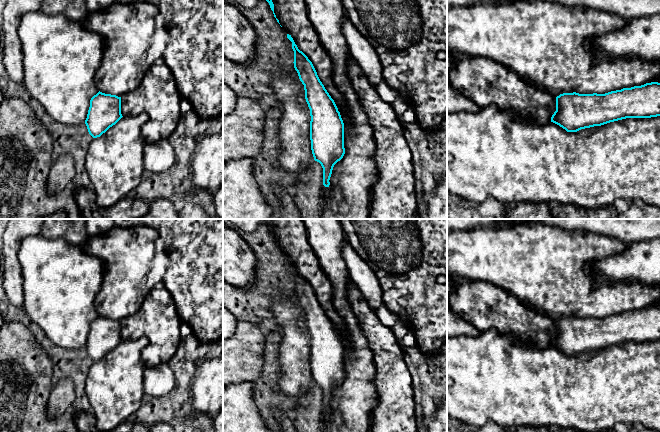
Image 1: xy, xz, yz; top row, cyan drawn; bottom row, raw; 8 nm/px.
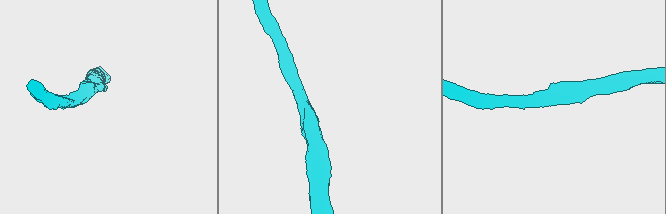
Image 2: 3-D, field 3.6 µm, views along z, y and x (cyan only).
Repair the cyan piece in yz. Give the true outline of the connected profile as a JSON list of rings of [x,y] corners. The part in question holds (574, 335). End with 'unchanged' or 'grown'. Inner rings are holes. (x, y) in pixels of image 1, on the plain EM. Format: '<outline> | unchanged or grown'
[[[651,306],[646,307],[641,310],[634,310],[631,312],[623,312],[621,314],[611,315],[605,318],[579,318],[576,316],[573,317],[563,317],[556,321],[556,335],[551,341],[551,345],[546,348],[538,348],[533,344],[529,343],[519,343],[511,336],[503,336],[500,335],[495,330],[489,330],[481,332],[479,336],[447,336],[447,381],[451,380],[452,385],[449,386],[447,384],[447,419],[451,423],[453,420],[459,420],[467,425],[472,427],[482,427],[489,422],[493,422],[499,425],[502,429],[505,430],[513,430],[520,426],[531,426],[531,427],[539,427],[539,426],[558,426],[560,429],[576,429],[583,432],[599,432],[603,430],[613,429],[614,426],[618,423],[626,423],[631,424],[633,426],[641,426],[645,427],[657,432],[660,432],[660,307]]] | grown

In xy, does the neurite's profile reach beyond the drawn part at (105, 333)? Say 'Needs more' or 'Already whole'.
Needs more

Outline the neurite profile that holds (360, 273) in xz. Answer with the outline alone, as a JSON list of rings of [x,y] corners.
[[[347,240],[342,246],[342,256],[350,277],[347,283],[348,300],[373,357],[377,405],[372,412],[370,432],[418,432],[412,379],[404,362],[404,351],[392,329],[382,325],[376,314],[376,310],[383,305],[380,283],[372,269],[358,256]]]

